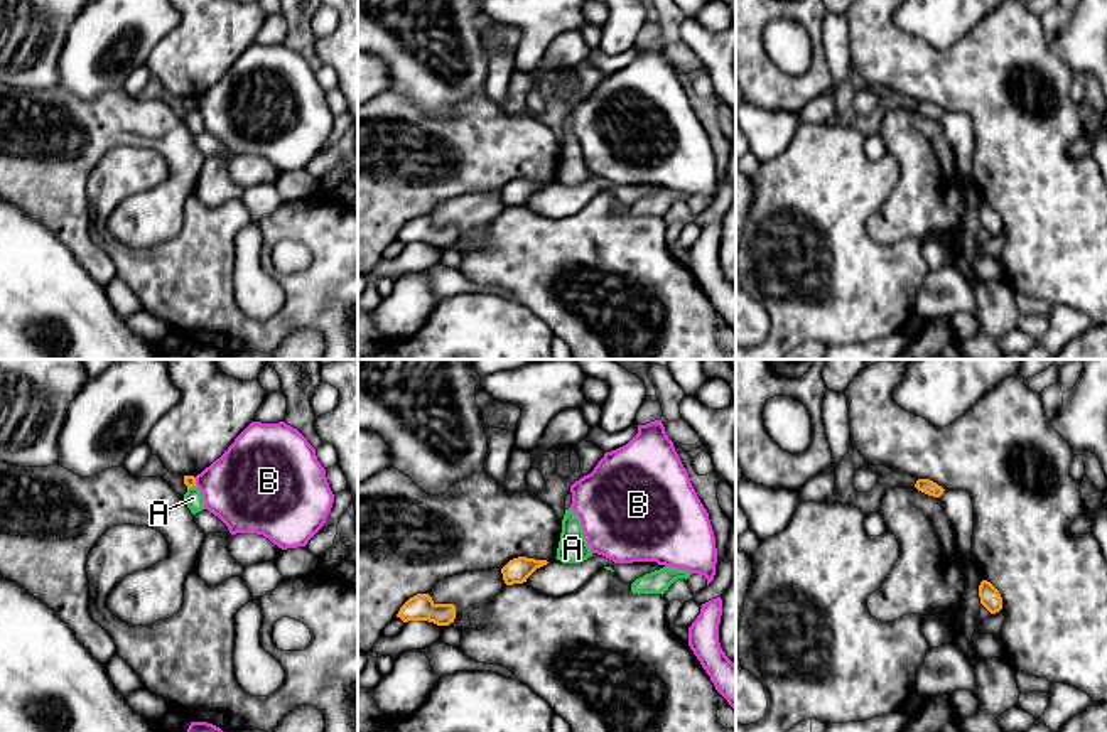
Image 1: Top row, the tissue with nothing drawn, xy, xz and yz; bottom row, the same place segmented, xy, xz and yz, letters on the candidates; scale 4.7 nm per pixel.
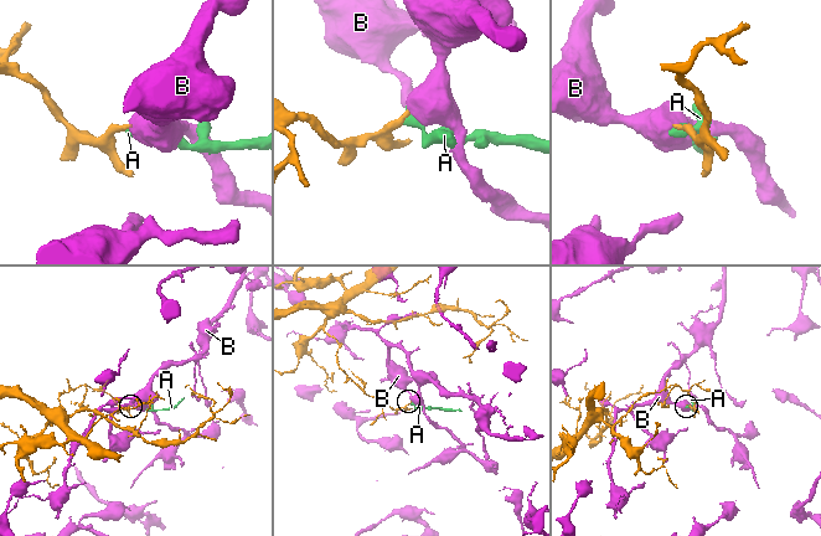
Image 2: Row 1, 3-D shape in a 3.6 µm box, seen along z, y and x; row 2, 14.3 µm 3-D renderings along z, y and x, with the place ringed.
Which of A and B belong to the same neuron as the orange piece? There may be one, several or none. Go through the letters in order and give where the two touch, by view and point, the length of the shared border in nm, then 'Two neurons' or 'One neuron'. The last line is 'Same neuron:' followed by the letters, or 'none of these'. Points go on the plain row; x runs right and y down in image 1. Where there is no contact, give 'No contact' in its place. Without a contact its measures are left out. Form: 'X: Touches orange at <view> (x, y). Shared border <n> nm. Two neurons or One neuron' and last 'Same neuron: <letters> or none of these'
A: Touches orange at xy (191, 108). Shared border 50 nm. Two neurons
B: Touches orange at xy (194, 103). Shared border 40 nm. Two neurons
Same neuron: none of these

